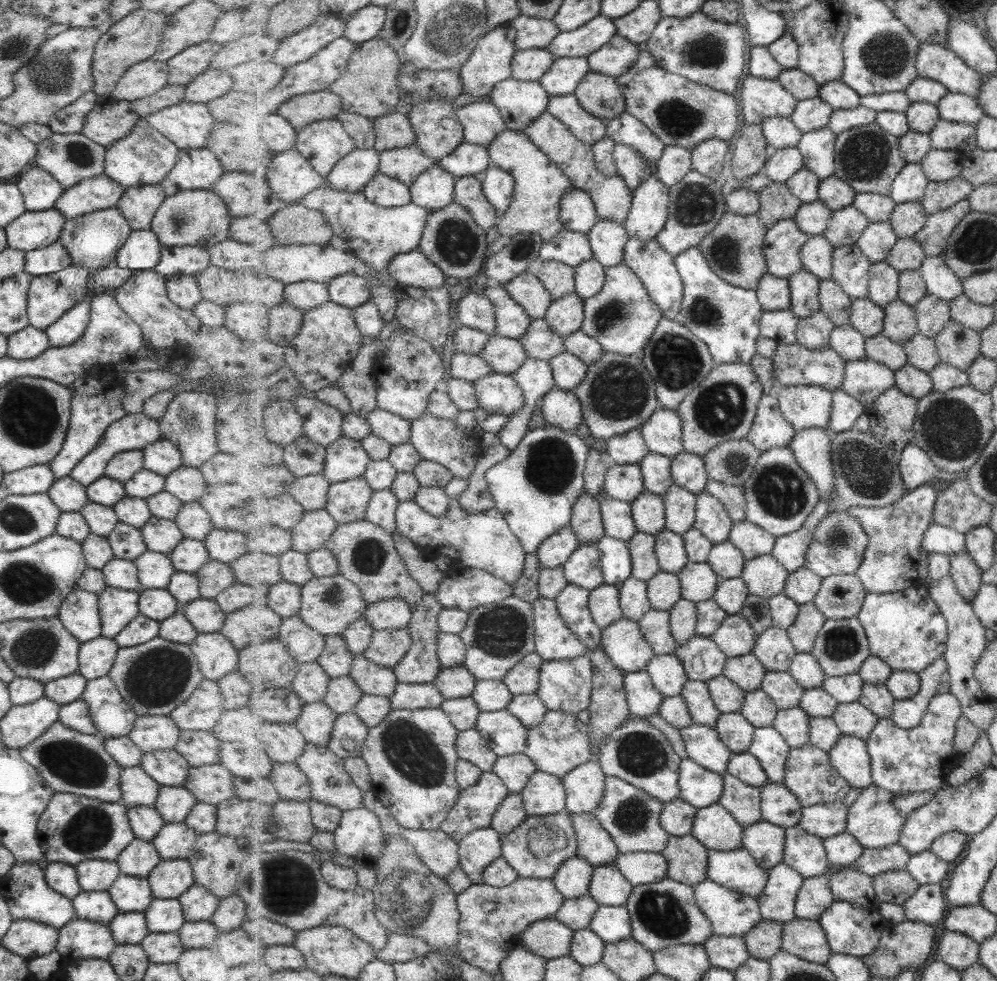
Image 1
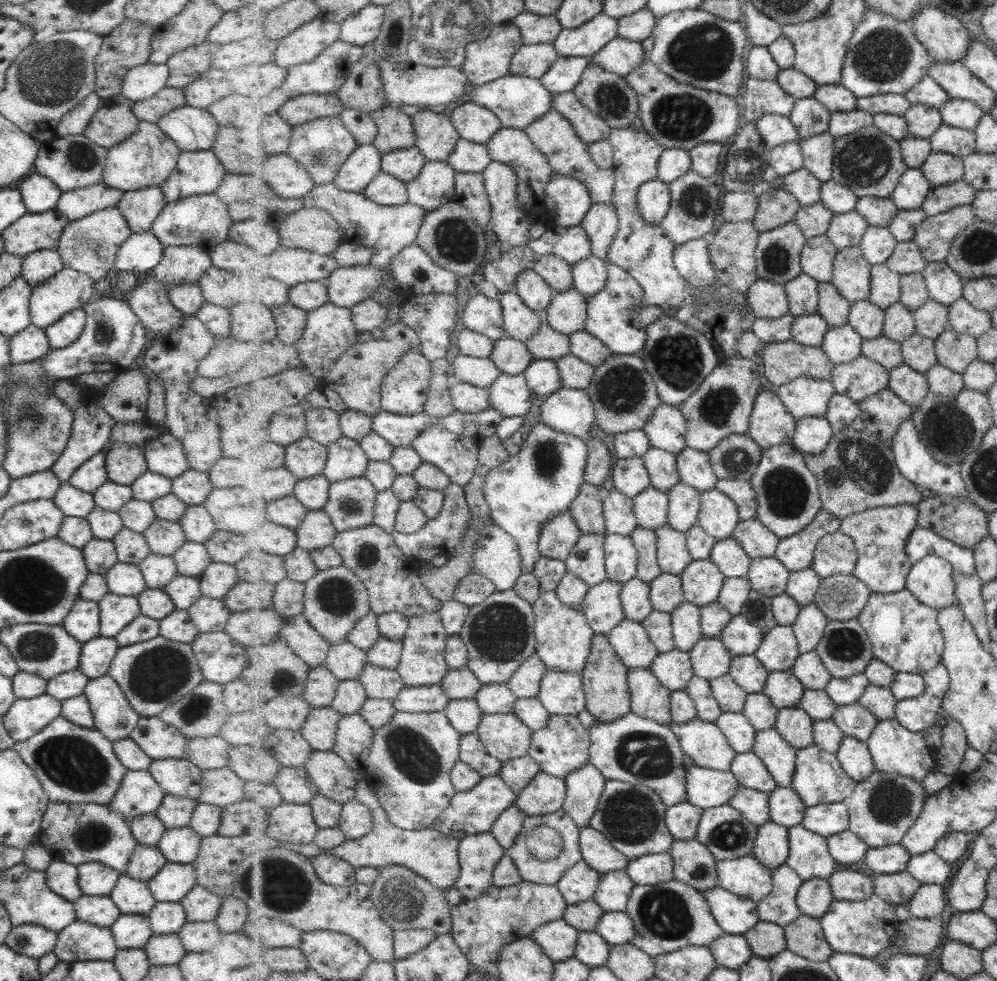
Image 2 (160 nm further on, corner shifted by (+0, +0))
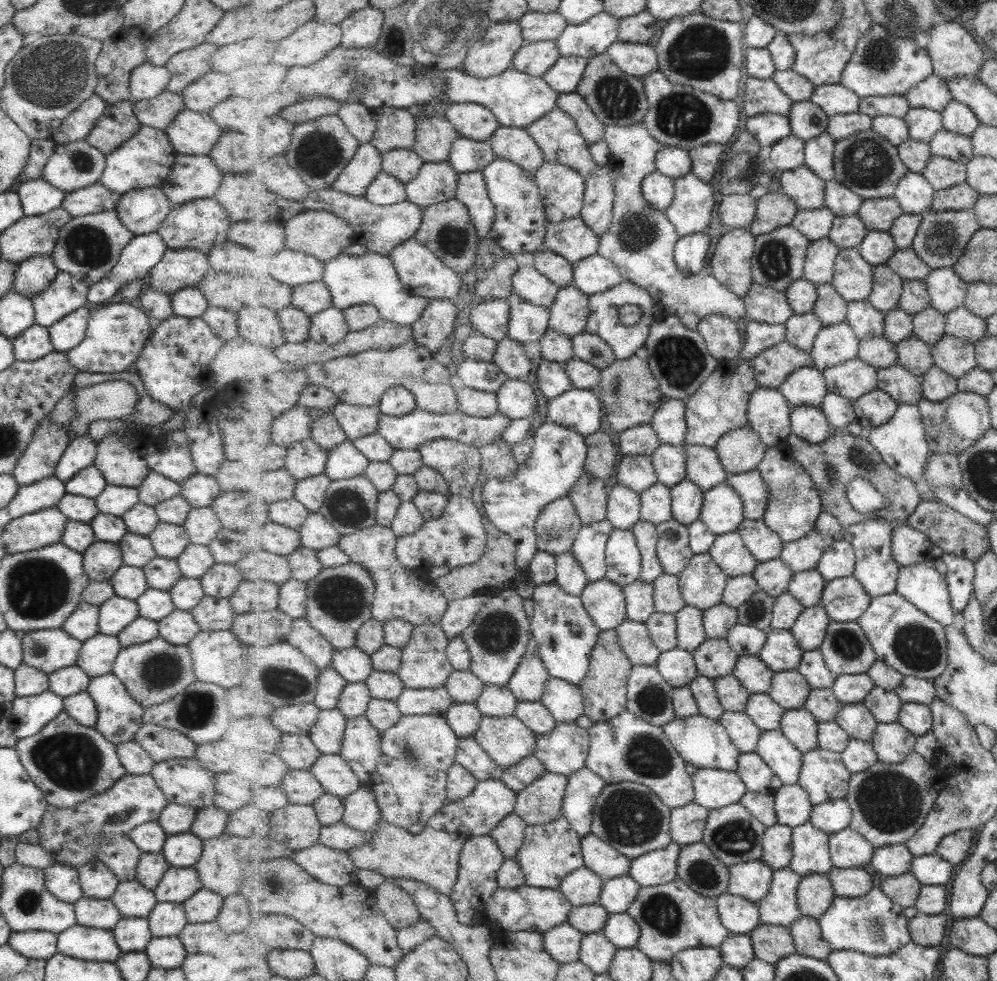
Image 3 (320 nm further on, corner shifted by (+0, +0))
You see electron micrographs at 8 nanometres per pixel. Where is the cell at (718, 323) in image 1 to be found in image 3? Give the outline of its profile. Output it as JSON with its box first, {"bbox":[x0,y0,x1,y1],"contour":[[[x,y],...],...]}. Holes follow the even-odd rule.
{"bbox":[675,233,711,274],"contour":[[[695,233],[679,239],[675,248],[675,261],[685,274],[700,274],[711,248],[711,238],[706,233]]]}

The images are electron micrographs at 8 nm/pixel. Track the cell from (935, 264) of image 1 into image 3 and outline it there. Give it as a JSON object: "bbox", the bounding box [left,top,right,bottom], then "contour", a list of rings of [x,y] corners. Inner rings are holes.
{"bbox":[925,267,968,315],"contour":[[[953,267],[933,268],[925,282],[932,306],[939,312],[949,315],[964,306],[968,283],[955,273]]]}

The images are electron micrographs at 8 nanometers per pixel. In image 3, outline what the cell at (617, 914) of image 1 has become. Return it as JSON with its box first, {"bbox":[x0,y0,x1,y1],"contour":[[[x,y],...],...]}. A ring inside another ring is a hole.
{"bbox":[602,913,642,949],"contour":[[[610,913],[602,932],[619,949],[629,949],[638,946],[642,928],[635,917],[629,916],[627,913]]]}

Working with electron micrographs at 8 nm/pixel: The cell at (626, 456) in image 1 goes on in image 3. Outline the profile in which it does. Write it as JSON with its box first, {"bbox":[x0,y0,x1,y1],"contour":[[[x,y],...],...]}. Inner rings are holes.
{"bbox":[619,424,662,455],"contour":[[[650,424],[628,428],[620,433],[619,440],[625,455],[652,455],[662,443]]]}

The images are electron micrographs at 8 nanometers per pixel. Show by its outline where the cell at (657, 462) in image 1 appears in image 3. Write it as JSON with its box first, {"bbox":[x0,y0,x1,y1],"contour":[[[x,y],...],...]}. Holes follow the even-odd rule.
{"bbox":[652,443,688,488],"contour":[[[661,443],[652,454],[658,482],[673,488],[688,478],[686,445]]]}

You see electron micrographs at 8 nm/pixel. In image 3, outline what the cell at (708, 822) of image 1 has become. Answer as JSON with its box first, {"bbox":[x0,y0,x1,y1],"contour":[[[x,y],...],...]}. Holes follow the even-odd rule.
{"bbox":[703,804,766,867],"contour":[[[731,804],[721,809],[711,809],[703,842],[727,867],[751,860],[762,859],[766,825],[755,818],[743,804]]]}

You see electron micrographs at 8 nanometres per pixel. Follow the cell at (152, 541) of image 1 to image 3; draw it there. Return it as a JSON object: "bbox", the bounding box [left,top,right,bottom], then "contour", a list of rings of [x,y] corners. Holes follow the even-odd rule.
{"bbox":[146,521,190,559],"contour":[[[158,521],[146,538],[158,557],[169,559],[176,559],[180,552],[183,552],[183,549],[190,544],[182,526],[165,524],[161,521]]]}

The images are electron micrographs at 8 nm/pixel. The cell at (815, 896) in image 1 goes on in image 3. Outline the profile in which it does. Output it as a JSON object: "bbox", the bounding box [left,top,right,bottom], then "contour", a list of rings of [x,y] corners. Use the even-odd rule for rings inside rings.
{"bbox":[798,874,837,919],"contour":[[[811,874],[802,878],[798,903],[803,914],[818,919],[834,903],[837,892],[827,874]]]}

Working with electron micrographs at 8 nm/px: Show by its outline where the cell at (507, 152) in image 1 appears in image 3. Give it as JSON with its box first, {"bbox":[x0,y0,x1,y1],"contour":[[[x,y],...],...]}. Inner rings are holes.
{"bbox":[489,125,546,180],"contour":[[[500,125],[489,143],[497,158],[501,157],[522,166],[535,180],[536,172],[546,162],[542,148],[524,128]]]}

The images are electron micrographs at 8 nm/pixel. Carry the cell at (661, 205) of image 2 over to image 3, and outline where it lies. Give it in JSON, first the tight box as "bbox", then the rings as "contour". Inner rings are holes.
{"bbox":[642,170,675,211],"contour":[[[658,170],[647,175],[642,186],[646,201],[653,208],[666,211],[675,198],[675,181],[673,177]]]}

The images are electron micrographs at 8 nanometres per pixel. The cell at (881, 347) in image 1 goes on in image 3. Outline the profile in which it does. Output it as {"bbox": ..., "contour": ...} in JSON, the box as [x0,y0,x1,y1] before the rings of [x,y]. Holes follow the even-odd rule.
{"bbox":[858,336,898,369],"contour":[[[886,336],[862,339],[858,357],[874,365],[877,369],[889,368],[898,364],[898,344]]]}

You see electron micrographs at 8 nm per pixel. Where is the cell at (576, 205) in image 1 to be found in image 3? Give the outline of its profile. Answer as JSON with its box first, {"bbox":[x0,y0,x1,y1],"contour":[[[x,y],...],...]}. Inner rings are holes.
{"bbox":[536,160,586,222],"contour":[[[546,160],[536,172],[536,183],[550,222],[581,216],[586,198],[586,178],[577,169]]]}

